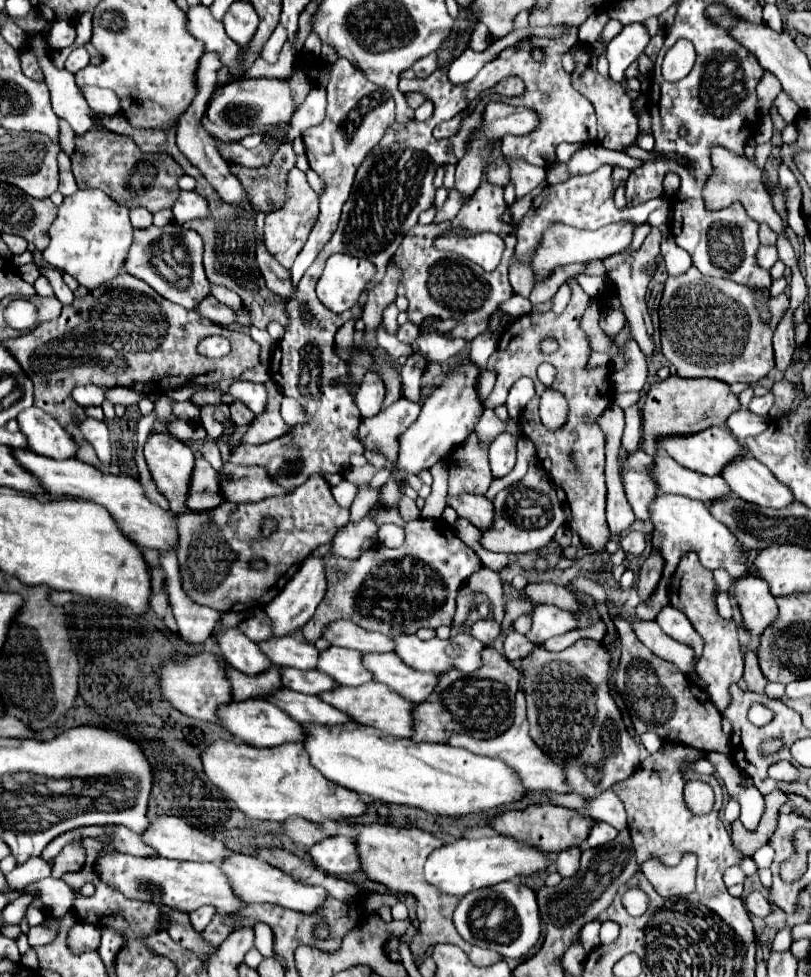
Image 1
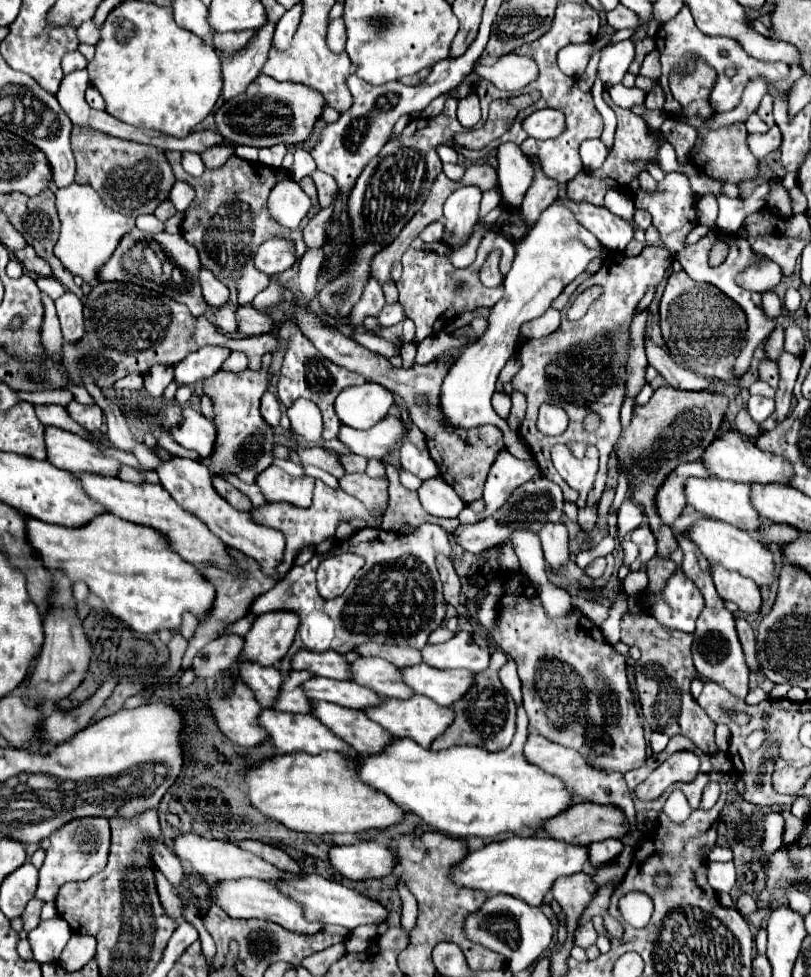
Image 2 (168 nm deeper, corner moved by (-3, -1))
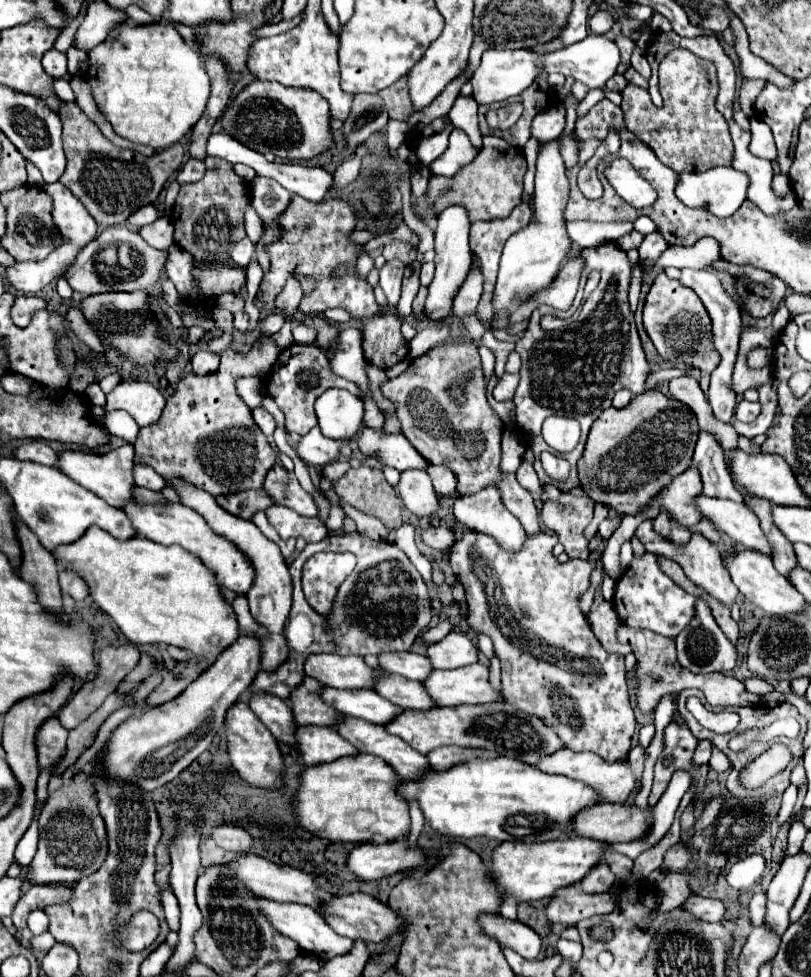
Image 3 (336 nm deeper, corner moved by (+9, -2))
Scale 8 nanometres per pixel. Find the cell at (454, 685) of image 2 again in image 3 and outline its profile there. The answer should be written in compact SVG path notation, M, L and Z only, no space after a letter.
M476 662L454 670L434 670L424 682L436 706L498 702L500 692L490 684L490 668Z

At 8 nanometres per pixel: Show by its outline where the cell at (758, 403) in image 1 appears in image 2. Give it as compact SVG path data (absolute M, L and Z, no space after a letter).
M750 397L748 399L748 411L756 423L762 423L768 419L770 413L774 413L774 399L768 397Z

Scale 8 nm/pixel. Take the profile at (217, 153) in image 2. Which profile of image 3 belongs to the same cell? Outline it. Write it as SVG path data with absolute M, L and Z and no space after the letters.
M188 160L184 166L182 166L182 170L178 172L178 176L176 176L176 182L178 184L186 184L186 182L196 182L196 180L200 180L202 176L204 176L204 162L198 162L198 160Z

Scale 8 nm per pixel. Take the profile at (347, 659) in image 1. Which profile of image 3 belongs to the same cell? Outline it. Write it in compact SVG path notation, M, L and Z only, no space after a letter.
M382 670L380 680L376 682L376 692L400 706L402 710L430 710L434 708L434 700L426 692L422 682L412 682L396 674L388 674Z

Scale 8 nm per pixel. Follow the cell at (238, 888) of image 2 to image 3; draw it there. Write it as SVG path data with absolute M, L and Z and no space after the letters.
M260 898L258 900L262 912L266 914L266 918L274 924L274 928L278 932L282 932L284 936L292 938L294 942L298 942L298 946L310 954L316 954L318 958L322 960L330 960L334 956L342 956L342 954L348 954L354 946L354 942L350 938L344 938L344 936L338 936L328 924L326 920L322 920L320 912L316 912L314 908L310 906L302 906L302 904L282 904L282 902L274 902L274 900L268 900L268 898Z

